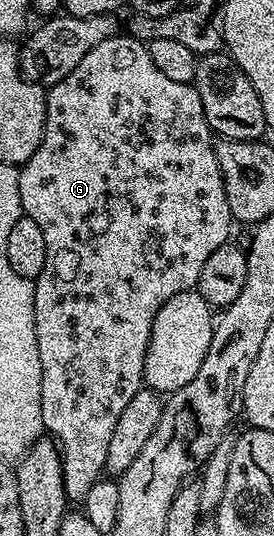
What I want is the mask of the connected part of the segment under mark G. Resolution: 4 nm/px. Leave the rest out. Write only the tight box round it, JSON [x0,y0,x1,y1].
[18,35,234,503]

